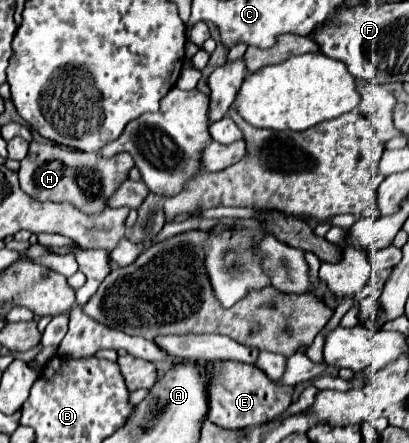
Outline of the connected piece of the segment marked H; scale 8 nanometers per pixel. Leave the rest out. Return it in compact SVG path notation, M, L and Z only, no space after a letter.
M30 142L30 152L20 164L20 188L34 200L70 202L86 214L96 214L106 208L106 200L114 194L120 182L128 178L128 170L134 166L134 160L126 152L104 158L100 154L86 154L60 146L40 146L38 142Z

